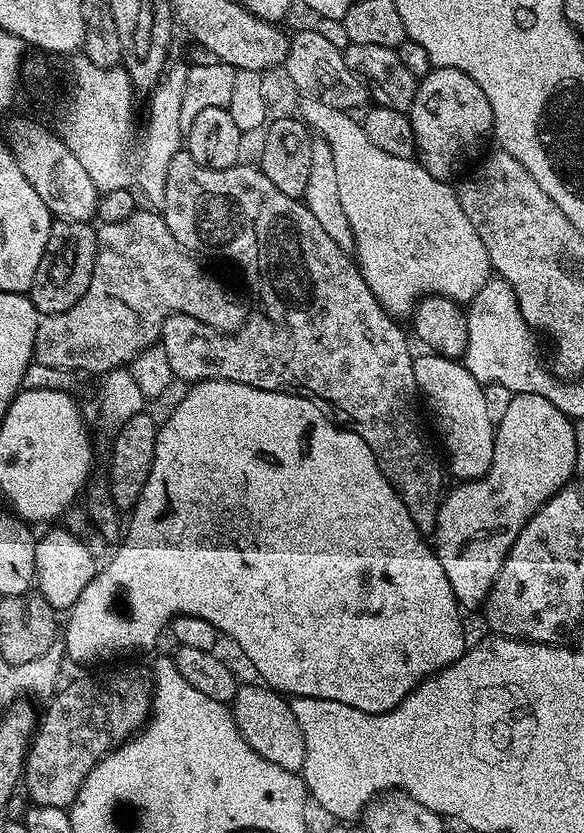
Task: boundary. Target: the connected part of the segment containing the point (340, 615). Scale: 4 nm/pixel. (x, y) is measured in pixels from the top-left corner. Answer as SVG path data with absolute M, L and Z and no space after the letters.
M202 380L202 381L199 381L199 382L196 382L196 383L193 383L193 384L192 384L192 385L191 385L191 387L189 387L189 388L192 388L192 389L190 389L190 390L189 390L189 392L188 392L188 393L186 393L186 394L185 394L185 396L184 396L184 397L182 397L182 398L181 398L181 400L180 400L180 401L178 401L178 402L177 402L177 404L176 404L176 409L174 409L174 410L173 410L173 412L172 412L172 413L170 413L170 414L169 414L169 416L168 416L168 421L166 421L166 422L165 422L165 424L164 424L164 421L163 421L163 423L161 423L161 424L160 424L160 425L159 425L159 428L158 428L158 431L157 431L157 433L156 433L156 445L155 445L155 446L154 446L154 466L150 466L150 478L146 478L146 486L142 486L142 494L141 494L141 495L140 495L140 497L139 497L139 498L138 498L138 502L137 502L137 503L136 503L136 506L135 506L135 508L133 508L133 509L132 509L132 510L131 510L131 512L130 512L130 517L132 517L132 521L130 521L130 522L129 522L129 524L128 524L128 521L127 521L127 524L126 524L126 531L125 531L125 532L124 532L124 533L123 533L123 536L122 536L122 543L121 543L121 544L120 544L120 545L119 545L119 547L117 547L117 548L116 548L116 549L115 549L115 551L116 551L116 550L117 550L117 552L116 552L116 553L114 553L114 554L113 554L113 556L112 556L112 561L110 561L110 562L109 562L109 564L108 564L108 565L106 565L106 566L105 566L105 568L104 568L104 565L103 565L103 567L101 567L101 568L100 568L100 569L99 569L99 571L97 571L97 573L96 573L96 576L95 576L95 577L94 577L94 578L93 578L93 580L92 580L92 581L90 581L90 583L89 583L89 585L88 585L88 586L86 586L86 588L85 588L85 589L84 589L84 590L83 590L83 592L82 592L82 594L80 594L80 595L79 595L79 597L78 597L78 600L77 600L77 601L76 601L76 602L74 602L74 604L73 604L73 606L72 606L72 608L69 608L69 609L68 609L68 611L67 611L67 612L66 612L66 617L68 617L68 625L66 625L66 626L65 626L65 628L64 628L64 625L63 625L63 628L62 628L62 643L63 643L63 645L64 645L64 651L65 651L65 653L66 653L66 656L67 656L67 659L68 659L68 660L69 660L69 661L71 661L71 660L73 660L73 662L74 662L74 663L76 663L76 664L100 664L100 663L102 663L102 662L103 662L103 660L112 660L112 659L114 659L114 658L115 658L115 656L124 656L124 655L126 655L126 654L127 654L127 652L140 652L140 651L142 651L142 650L143 650L143 648L152 648L152 647L154 647L154 646L155 646L155 644L156 644L156 639L158 639L158 638L159 638L159 636L160 636L160 631L162 631L162 630L163 630L163 628L164 628L164 631L165 631L165 629L167 629L167 628L168 628L168 627L169 627L169 624L170 624L170 622L171 622L171 621L173 621L173 620L175 620L175 619L177 619L177 618L179 618L179 617L181 617L181 616L193 616L193 617L194 617L194 618L202 618L202 619L203 619L203 620L205 620L205 621L206 621L206 622L210 622L210 626L214 626L214 627L215 627L215 628L216 628L216 630L217 630L217 633L220 633L220 634L223 634L223 635L224 635L224 632L225 632L225 634L226 634L226 635L228 635L228 636L229 636L229 638L230 638L230 639L232 639L232 640L233 640L233 642L234 642L234 643L236 643L236 644L237 644L237 646L238 646L238 647L240 647L240 652L241 652L241 654L242 654L242 655L244 655L244 656L245 656L245 658L246 658L246 659L248 659L248 660L249 660L249 662L250 662L250 663L252 663L252 668L253 668L253 670L254 670L254 671L256 671L256 672L257 672L257 674L258 674L258 675L260 675L260 676L261 676L261 677L260 677L260 676L257 676L257 677L259 677L259 679L260 679L260 680L261 680L261 681L263 681L263 683L264 683L264 684L265 684L265 685L267 685L267 687L269 687L269 688L273 688L273 690L274 690L274 691L275 691L275 692L279 692L279 693L281 693L281 694L283 694L283 695L284 695L284 696L285 696L285 697L288 697L288 698L295 698L295 697L297 697L297 696L305 696L305 697L306 697L306 698L326 698L326 699L327 699L327 700L329 700L329 701L330 701L330 702L346 702L346 706L354 706L354 710L362 710L362 711L363 711L363 712L369 712L369 713L370 713L370 714L382 714L382 713L383 713L383 712L392 712L392 711L393 711L393 710L394 710L394 709L395 709L395 708L396 708L396 707L398 707L398 706L399 706L399 704L401 704L401 703L402 703L402 702L403 702L403 701L404 701L404 699L406 699L406 698L407 698L407 696L408 696L408 695L410 695L410 693L412 693L412 691L413 691L413 690L415 690L415 689L416 689L416 687L418 687L418 685L420 685L420 684L421 684L421 683L422 683L422 682L423 682L423 681L424 681L424 680L426 680L426 679L428 679L428 677L430 677L430 676L433 676L433 674L434 674L434 673L435 673L435 672L440 672L440 671L442 671L442 670L443 670L443 668L445 668L445 667L446 667L446 666L450 666L450 665L451 665L451 664L452 664L452 663L453 663L453 662L454 662L454 661L455 661L455 660L456 660L456 659L457 659L457 658L459 658L459 657L460 657L460 656L461 656L461 655L462 655L462 653L464 653L464 651L466 651L466 643L465 643L465 644L464 644L464 624L463 624L463 622L462 622L462 621L460 621L460 615L462 615L462 609L461 609L461 607L460 607L460 604L459 604L459 602L458 602L458 601L457 601L457 600L456 600L456 599L455 599L455 598L454 598L454 590L450 590L450 582L449 582L449 581L448 581L448 580L447 580L447 578L446 578L446 570L442 570L442 562L438 562L438 558L437 558L437 557L436 557L436 550L435 550L435 547L433 547L433 545L432 545L432 544L431 544L431 543L429 543L429 541L428 541L428 544L427 544L427 542L426 542L426 541L424 541L424 540L427 540L427 539L425 539L425 537L424 537L424 536L423 536L423 535L422 535L422 533L421 533L421 532L419 532L419 530L417 530L417 529L416 529L416 527L415 527L415 526L414 526L414 518L410 518L410 513L409 513L409 512L408 512L408 511L406 511L406 506L402 506L402 498L398 498L398 494L397 494L397 493L396 493L396 491L395 491L395 490L394 490L394 486L390 486L390 482L389 482L389 481L388 481L388 479L387 479L387 478L386 478L386 474L382 474L382 470L381 470L381 469L380 469L380 467L379 467L379 466L378 466L378 462L377 462L377 461L376 461L376 459L375 459L375 458L374 458L374 454L373 454L373 453L372 453L372 451L371 451L371 450L370 450L370 446L366 446L366 442L362 442L362 438L361 438L361 437L360 437L360 436L359 436L359 434L357 434L357 433L356 433L356 432L354 432L354 431L351 431L351 430L349 430L349 429L348 429L348 428L347 428L347 427L344 427L344 426L339 426L339 427L340 427L340 428L335 428L335 426L334 426L334 425L332 425L332 424L331 424L331 422L330 422L330 421L328 421L328 416L329 416L329 413L328 413L328 412L327 412L327 411L325 411L325 409L324 409L324 408L323 408L323 407L321 407L321 405L320 405L320 404L319 404L319 403L317 403L317 401L315 401L315 400L309 400L309 399L308 399L308 397L307 397L307 396L295 396L295 395L294 395L294 394L293 394L293 392L271 392L271 391L270 391L270 390L262 390L262 389L261 389L261 388L255 388L255 387L254 387L254 386L246 386L246 385L245 385L245 384L243 384L243 383L242 383L242 382L230 382L230 381L229 381L229 380Z

